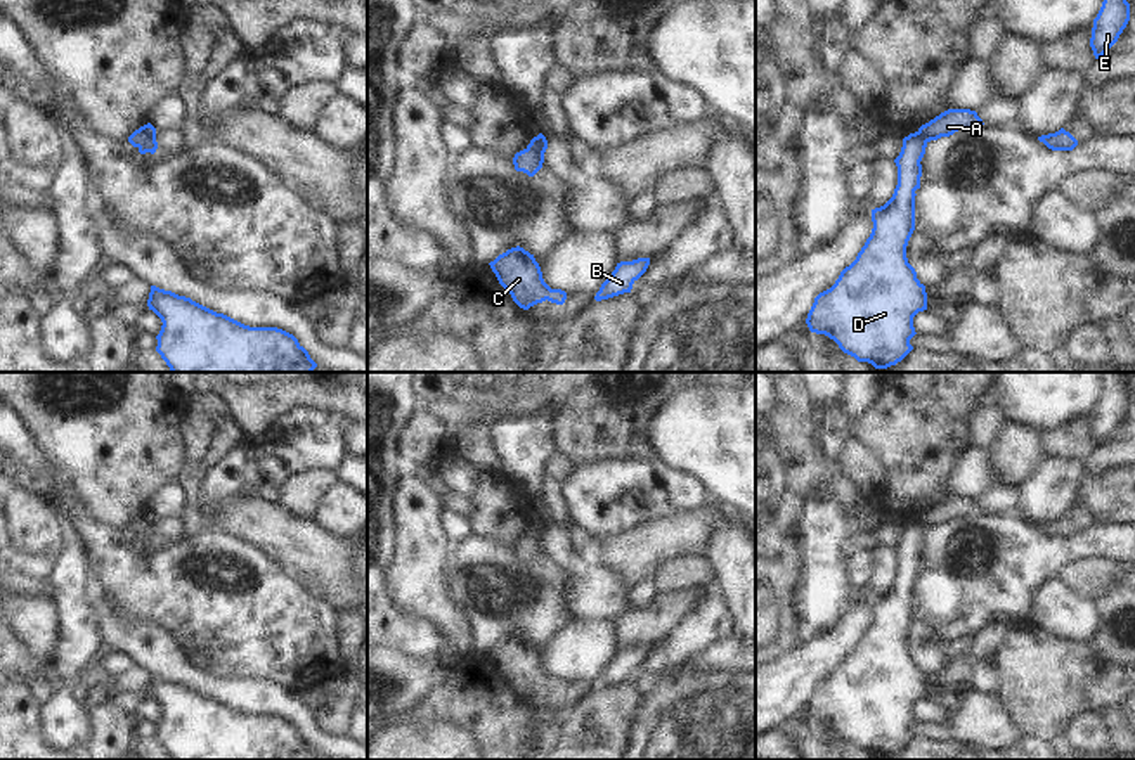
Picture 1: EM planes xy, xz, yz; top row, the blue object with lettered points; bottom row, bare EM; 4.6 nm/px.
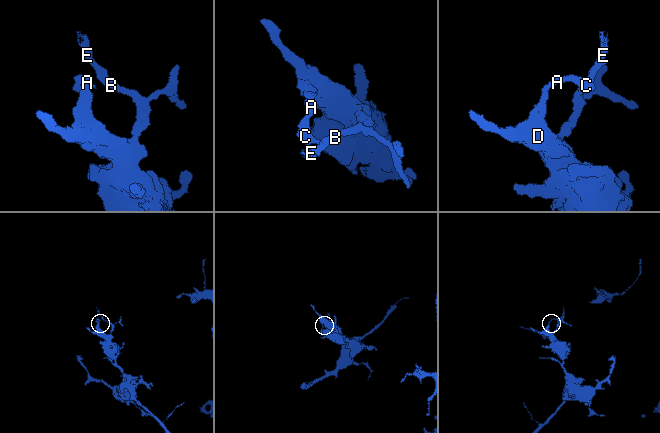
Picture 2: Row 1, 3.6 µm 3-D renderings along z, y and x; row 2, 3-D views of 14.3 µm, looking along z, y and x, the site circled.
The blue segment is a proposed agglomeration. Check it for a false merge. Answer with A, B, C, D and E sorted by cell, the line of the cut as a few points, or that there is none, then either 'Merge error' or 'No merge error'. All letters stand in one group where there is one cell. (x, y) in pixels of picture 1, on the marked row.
Groups: A C / B D E. Split along xy (155, 135), (137, 146). Merge error.

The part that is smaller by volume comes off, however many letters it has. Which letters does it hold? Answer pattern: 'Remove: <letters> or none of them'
Remove: A, C

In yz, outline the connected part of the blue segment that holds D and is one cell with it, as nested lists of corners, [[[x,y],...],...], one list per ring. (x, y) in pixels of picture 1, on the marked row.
[[[918,132],[903,138],[892,197],[872,209],[873,229],[865,246],[835,284],[814,298],[806,319],[811,332],[828,336],[875,369],[896,365],[913,350],[913,317],[927,310],[925,286],[906,258],[925,147]]]

